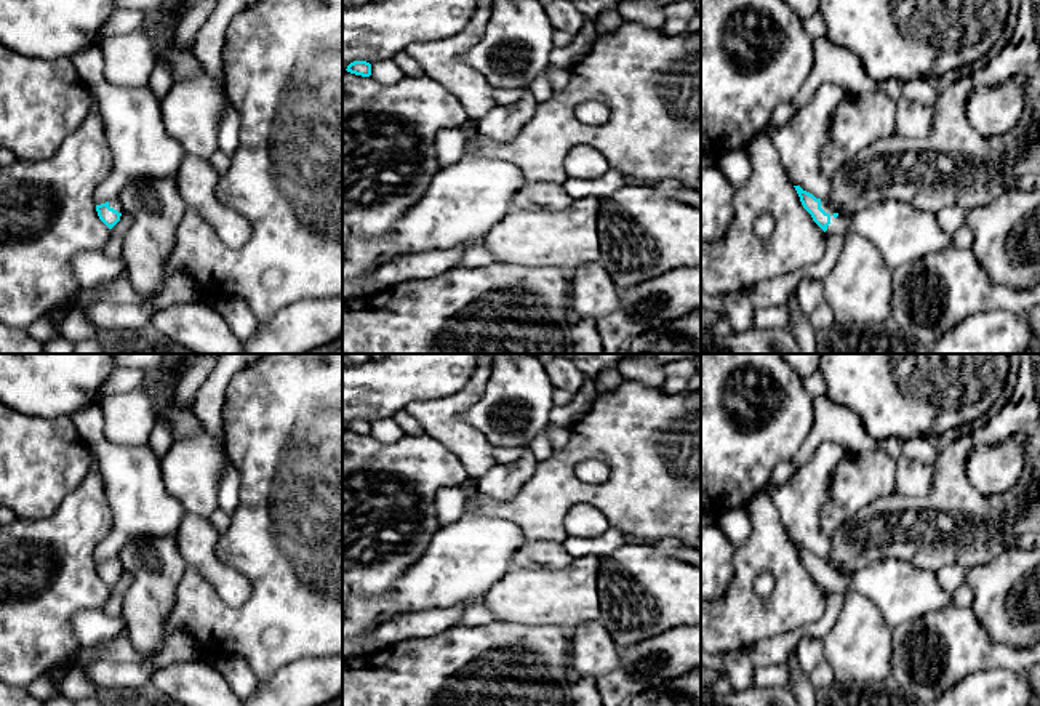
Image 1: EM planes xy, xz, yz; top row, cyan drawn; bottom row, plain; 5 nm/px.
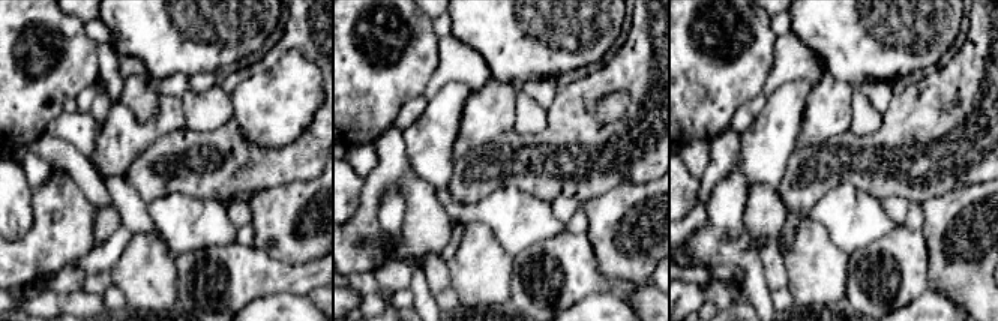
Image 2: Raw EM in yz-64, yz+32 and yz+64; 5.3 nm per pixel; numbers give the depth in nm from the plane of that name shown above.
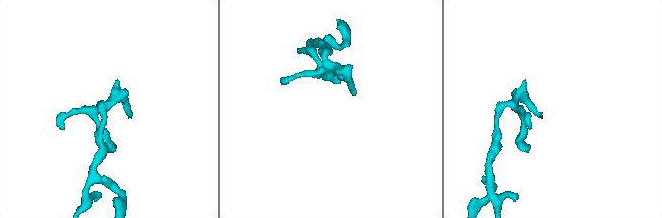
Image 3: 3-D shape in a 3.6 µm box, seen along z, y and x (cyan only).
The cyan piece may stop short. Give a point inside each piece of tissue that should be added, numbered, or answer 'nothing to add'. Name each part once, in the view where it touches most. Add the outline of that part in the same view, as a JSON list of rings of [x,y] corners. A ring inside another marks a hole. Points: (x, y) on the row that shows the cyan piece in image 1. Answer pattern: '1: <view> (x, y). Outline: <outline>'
1: yz (900, 232). Outline: [[[894,199],[877,202],[850,216],[834,218],[834,207],[824,200],[821,208],[830,215],[826,235],[866,237],[891,271],[952,245],[952,235],[941,229],[936,215]]]

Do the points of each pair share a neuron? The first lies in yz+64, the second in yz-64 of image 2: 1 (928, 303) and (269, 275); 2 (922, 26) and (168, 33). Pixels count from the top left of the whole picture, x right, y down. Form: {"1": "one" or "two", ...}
{"1": "two", "2": "one"}

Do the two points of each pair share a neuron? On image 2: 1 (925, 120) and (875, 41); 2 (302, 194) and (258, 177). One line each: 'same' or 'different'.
1: different
2: different

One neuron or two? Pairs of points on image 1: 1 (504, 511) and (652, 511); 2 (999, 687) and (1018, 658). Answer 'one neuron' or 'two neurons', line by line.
1: one neuron
2: two neurons

